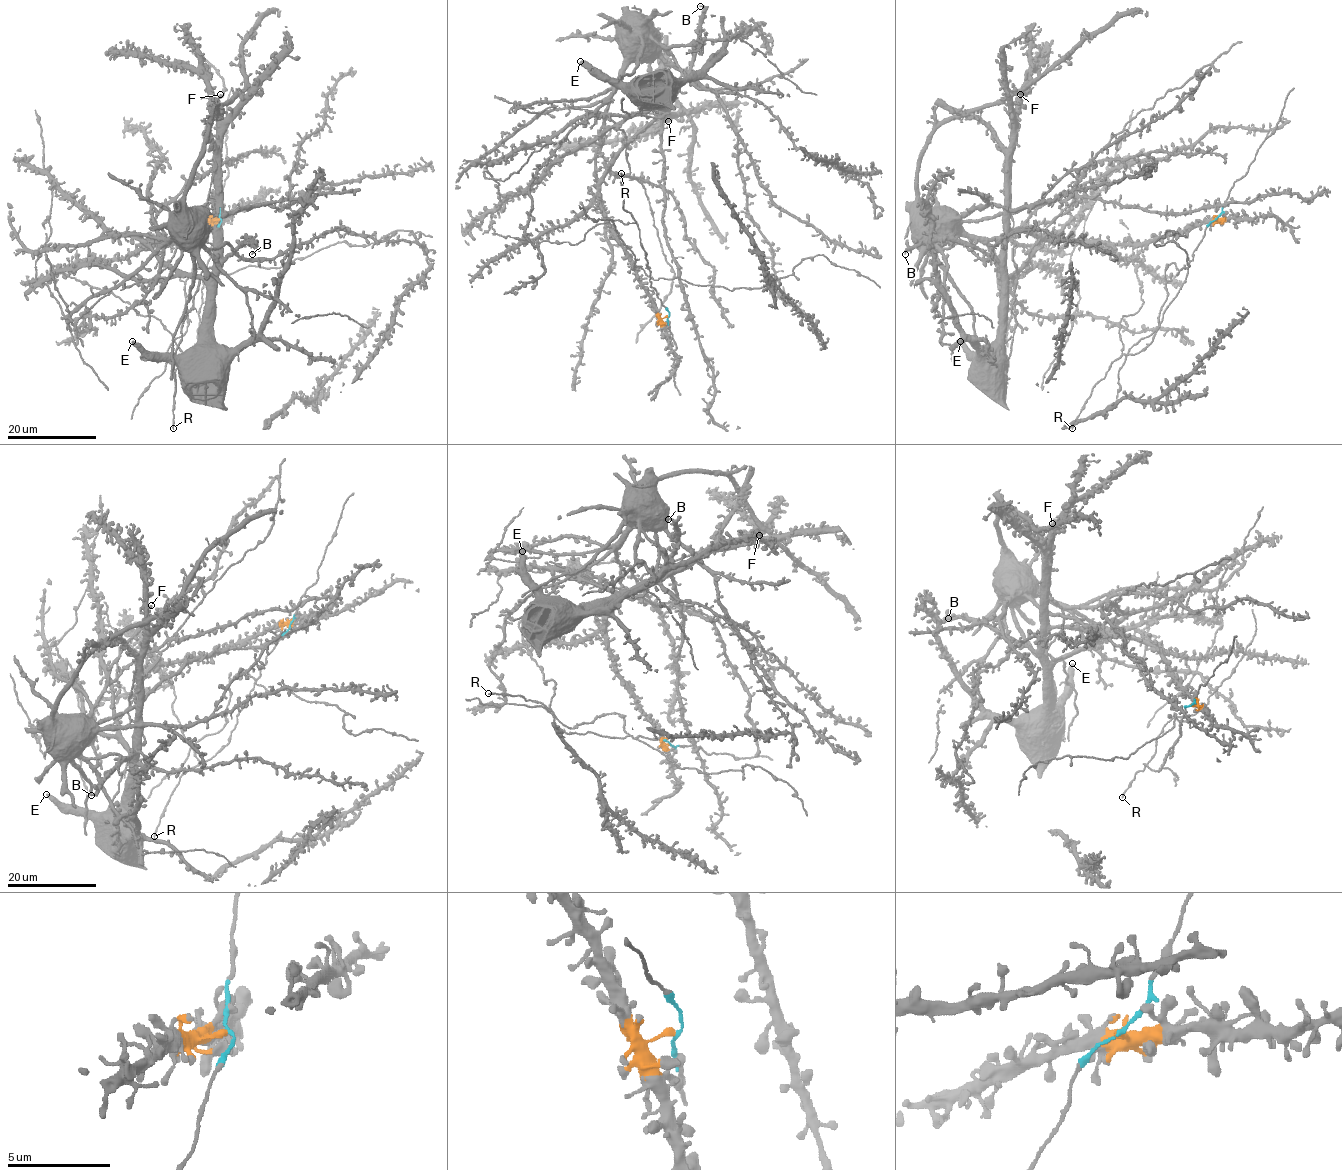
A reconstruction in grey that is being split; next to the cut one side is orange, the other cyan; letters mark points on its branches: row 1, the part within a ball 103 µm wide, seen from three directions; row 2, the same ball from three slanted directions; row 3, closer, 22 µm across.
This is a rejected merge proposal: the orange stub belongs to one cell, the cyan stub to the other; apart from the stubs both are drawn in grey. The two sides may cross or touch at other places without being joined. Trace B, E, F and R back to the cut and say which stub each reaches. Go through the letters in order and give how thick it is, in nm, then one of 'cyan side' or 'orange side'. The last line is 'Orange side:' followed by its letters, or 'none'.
B: 180 nm | orange side
E: 440 nm | orange side
F: 300 nm | orange side
R: 170 nm | cyan side
Orange side: B, E, F

